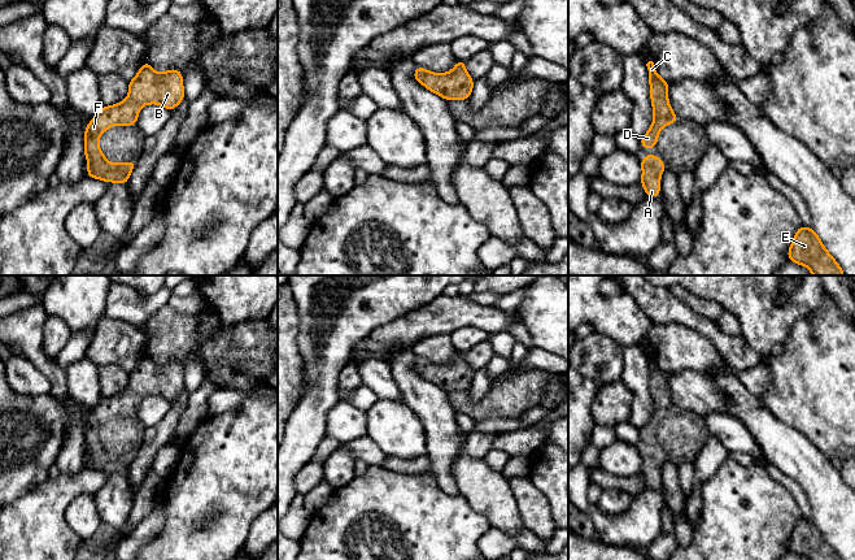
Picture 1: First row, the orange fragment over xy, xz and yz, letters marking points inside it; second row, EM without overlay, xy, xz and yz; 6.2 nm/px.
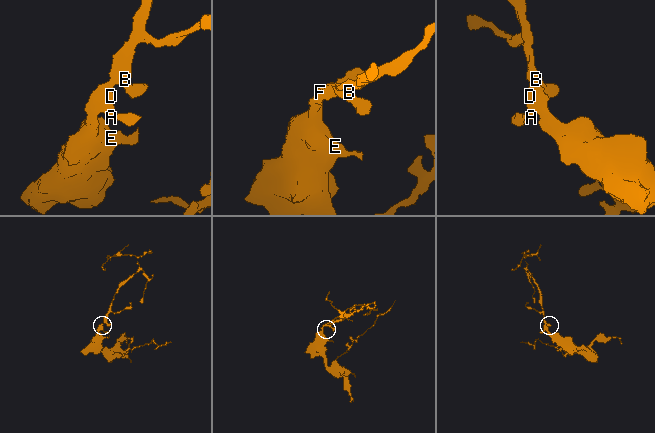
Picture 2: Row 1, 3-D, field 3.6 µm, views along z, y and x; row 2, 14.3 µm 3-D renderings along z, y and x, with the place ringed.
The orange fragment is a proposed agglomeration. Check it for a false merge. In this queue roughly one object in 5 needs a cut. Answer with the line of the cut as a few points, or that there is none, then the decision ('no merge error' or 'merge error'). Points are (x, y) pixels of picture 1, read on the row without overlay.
no cut; no merge error

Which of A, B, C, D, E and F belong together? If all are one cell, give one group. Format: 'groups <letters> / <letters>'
groups A B C D E F

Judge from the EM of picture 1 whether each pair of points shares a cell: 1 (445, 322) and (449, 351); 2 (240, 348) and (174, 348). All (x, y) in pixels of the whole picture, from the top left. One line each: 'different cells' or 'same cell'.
1: different cells
2: same cell

